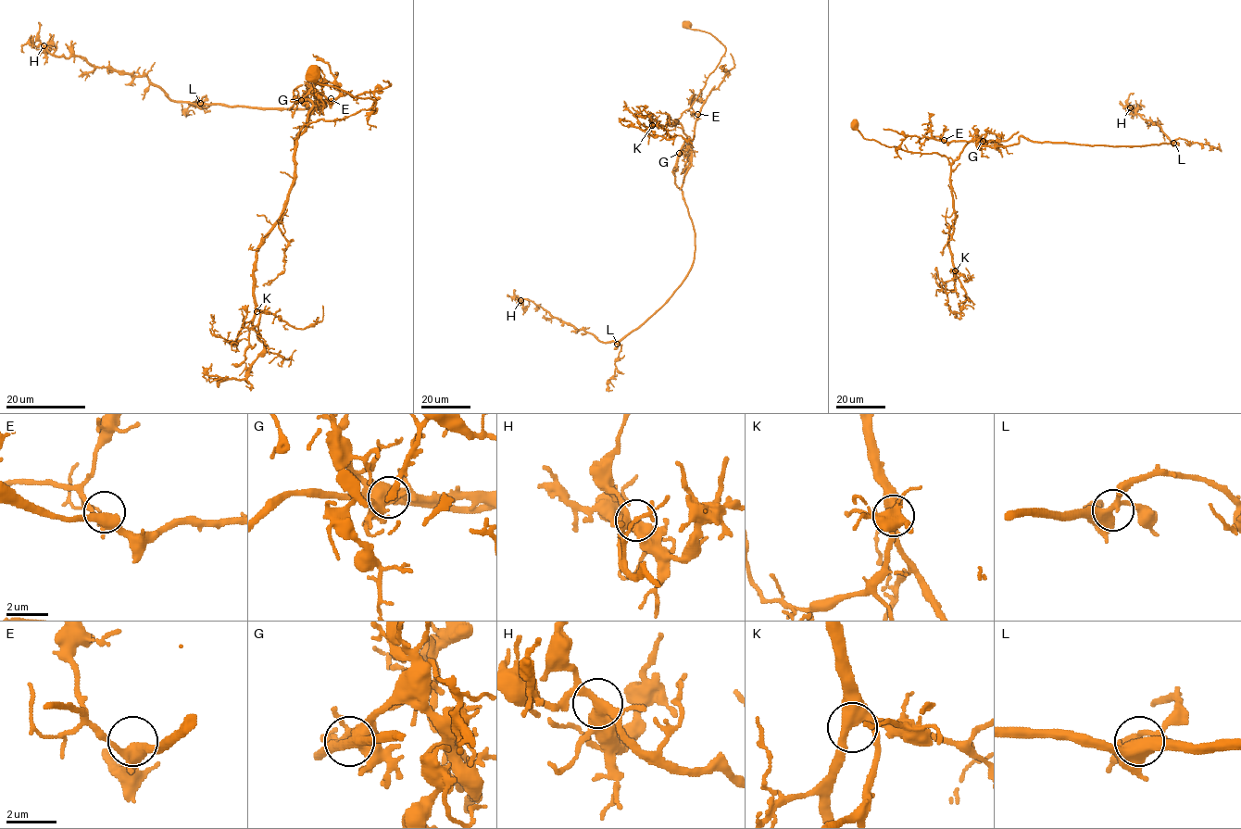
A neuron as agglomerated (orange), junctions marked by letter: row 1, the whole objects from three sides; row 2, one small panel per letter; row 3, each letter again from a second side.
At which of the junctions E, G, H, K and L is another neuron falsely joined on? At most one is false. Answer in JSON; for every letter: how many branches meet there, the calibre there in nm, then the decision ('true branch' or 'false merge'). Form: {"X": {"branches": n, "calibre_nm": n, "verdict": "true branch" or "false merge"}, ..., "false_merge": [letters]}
{"E": {"branches": 3, "calibre_nm": 440, "verdict": "true branch"}, "G": {"branches": 3, "calibre_nm": 480, "verdict": "false merge"}, "H": {"branches": 3, "calibre_nm": 420, "verdict": "true branch"}, "K": {"branches": 3, "calibre_nm": 380, "verdict": "true branch"}, "L": {"branches": 5, "calibre_nm": 440, "verdict": "true branch"}, "false_merge": ["G"]}

